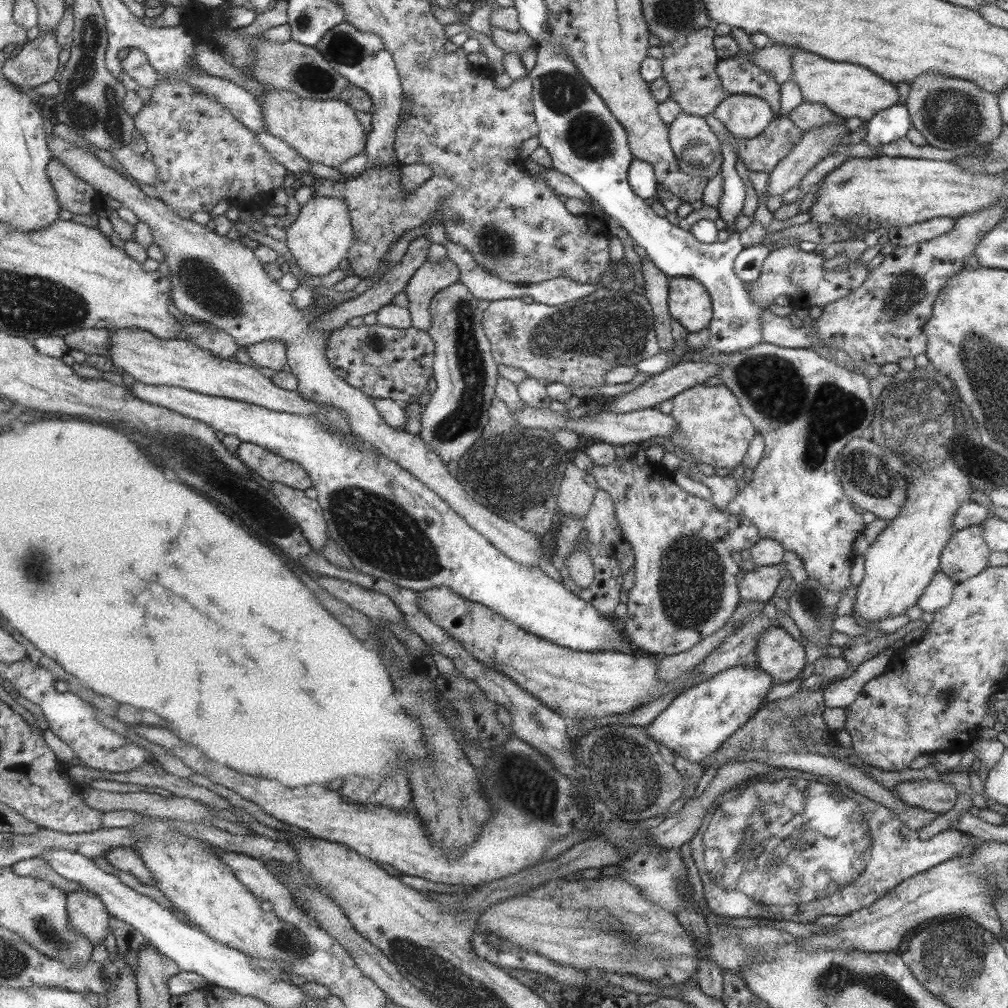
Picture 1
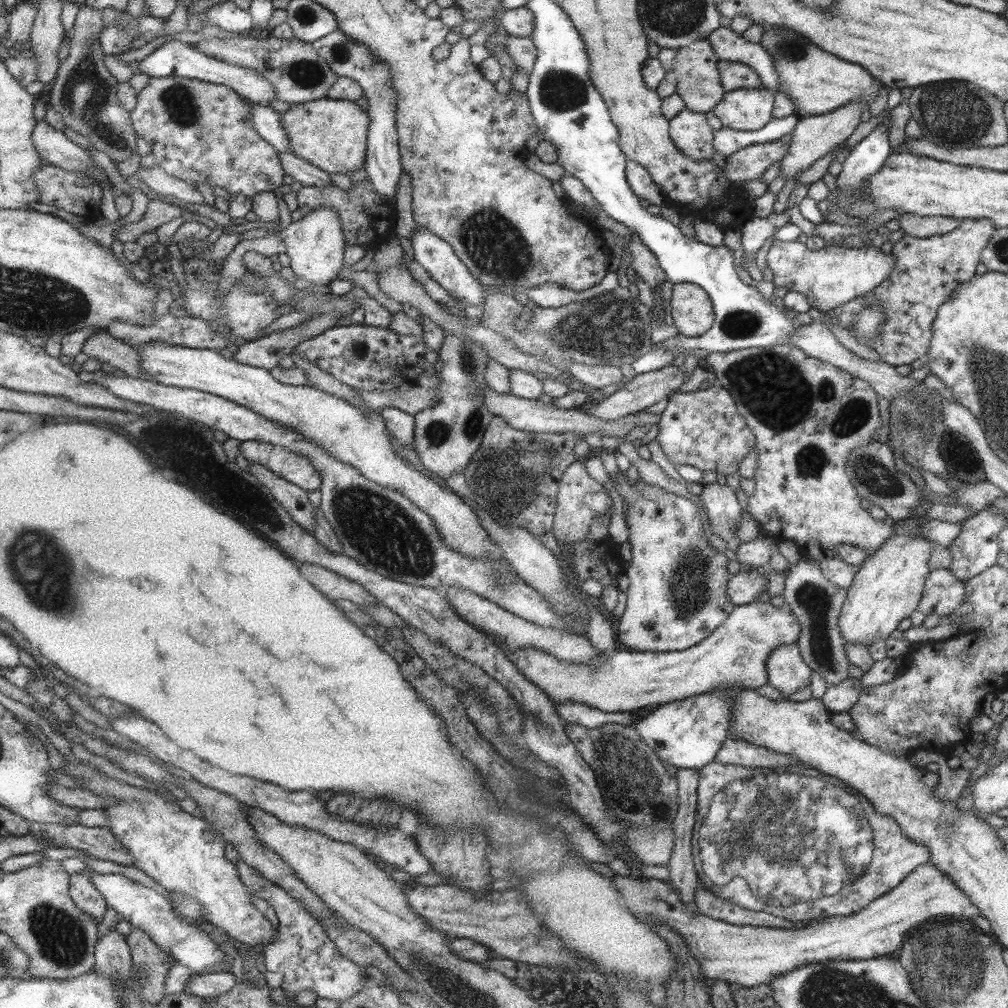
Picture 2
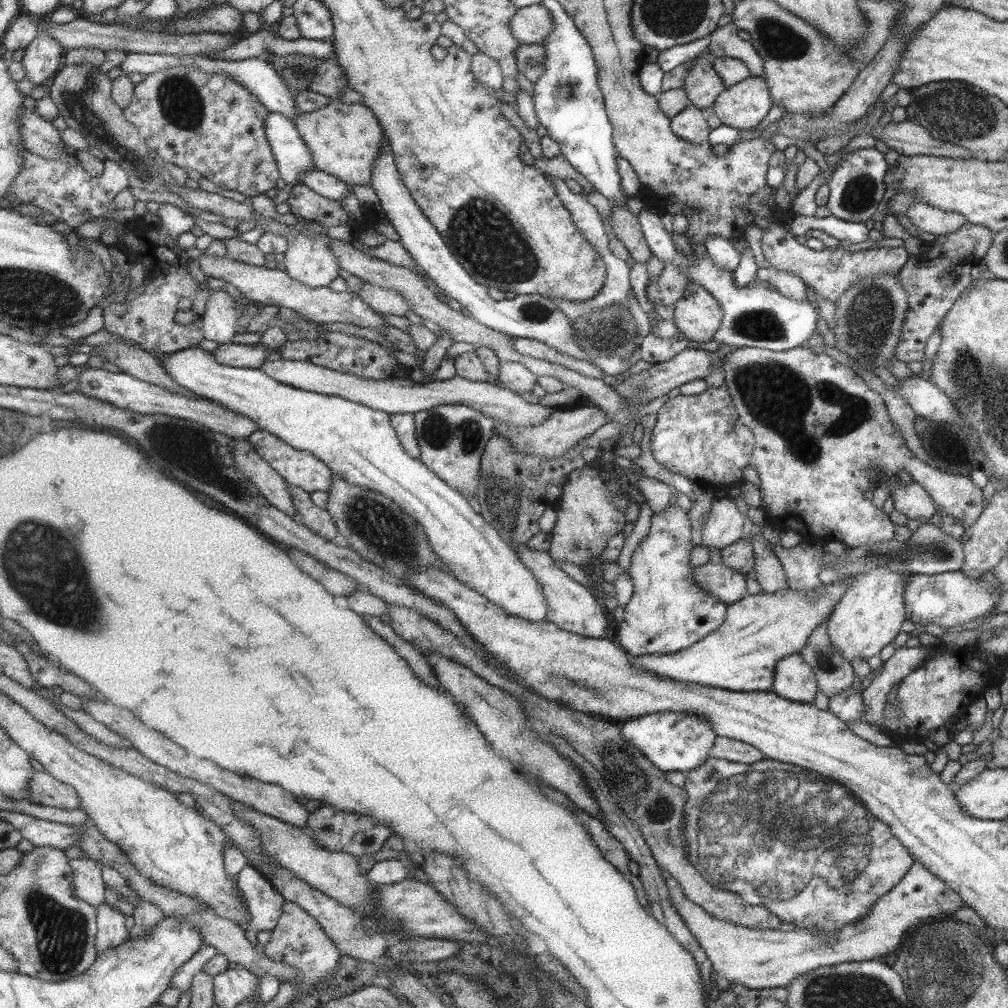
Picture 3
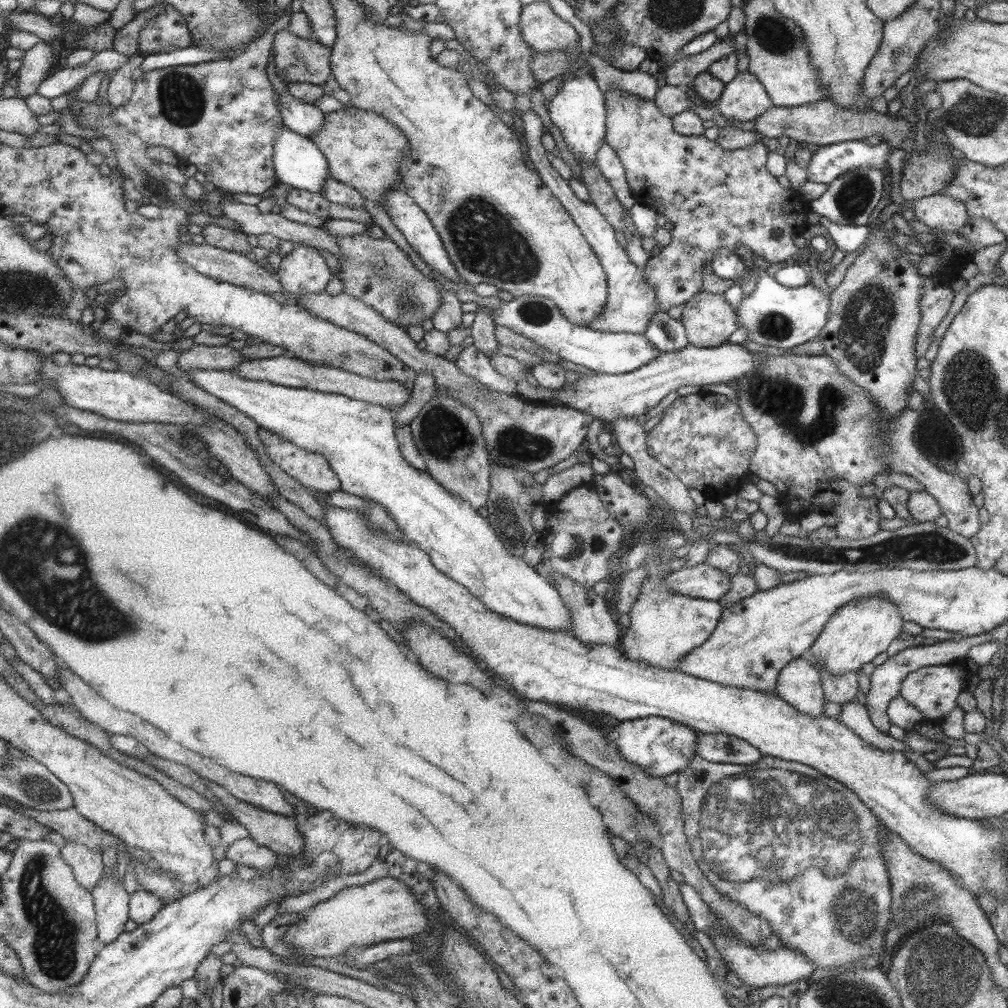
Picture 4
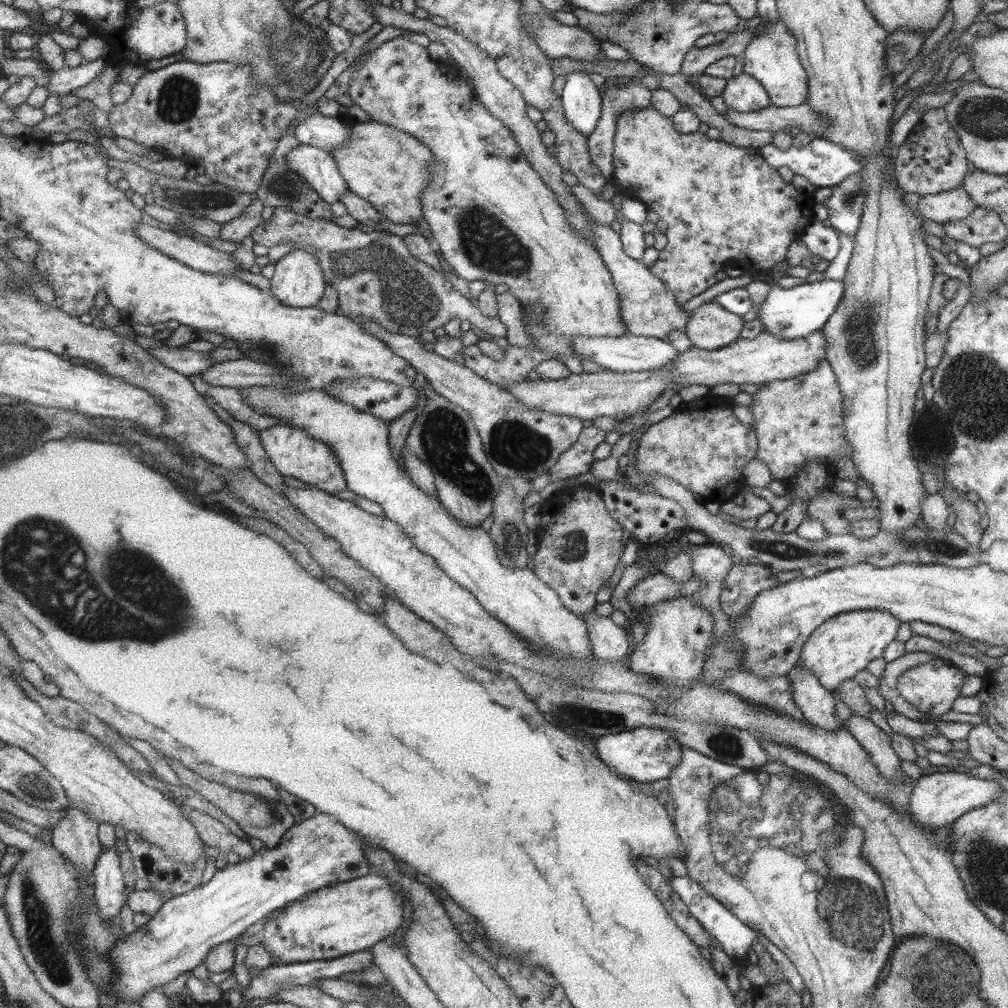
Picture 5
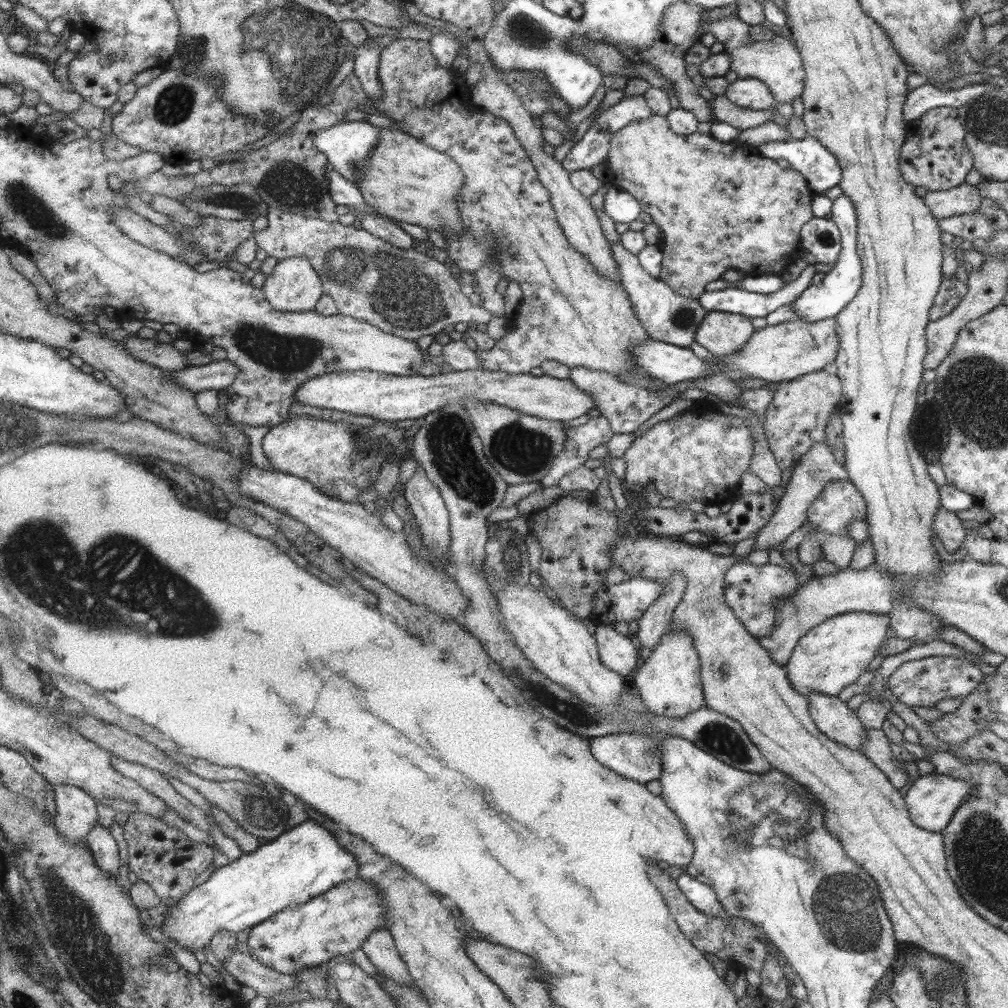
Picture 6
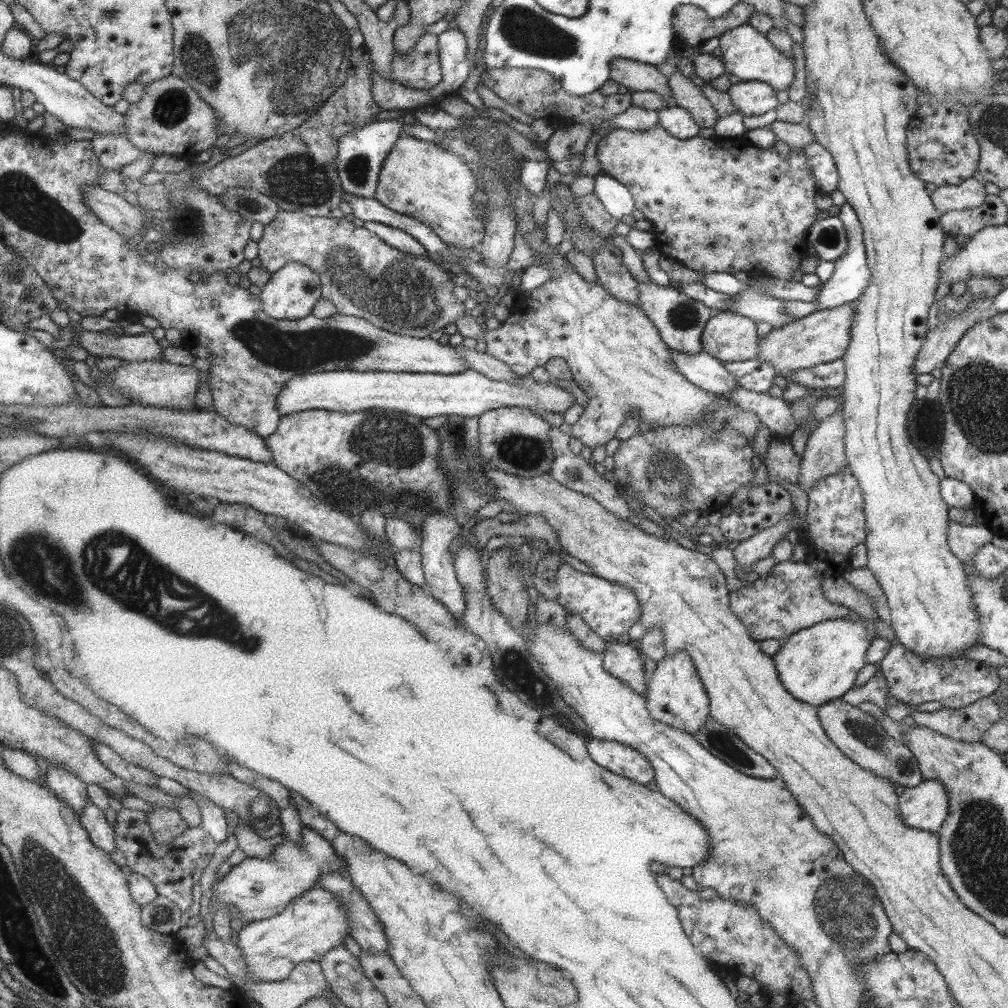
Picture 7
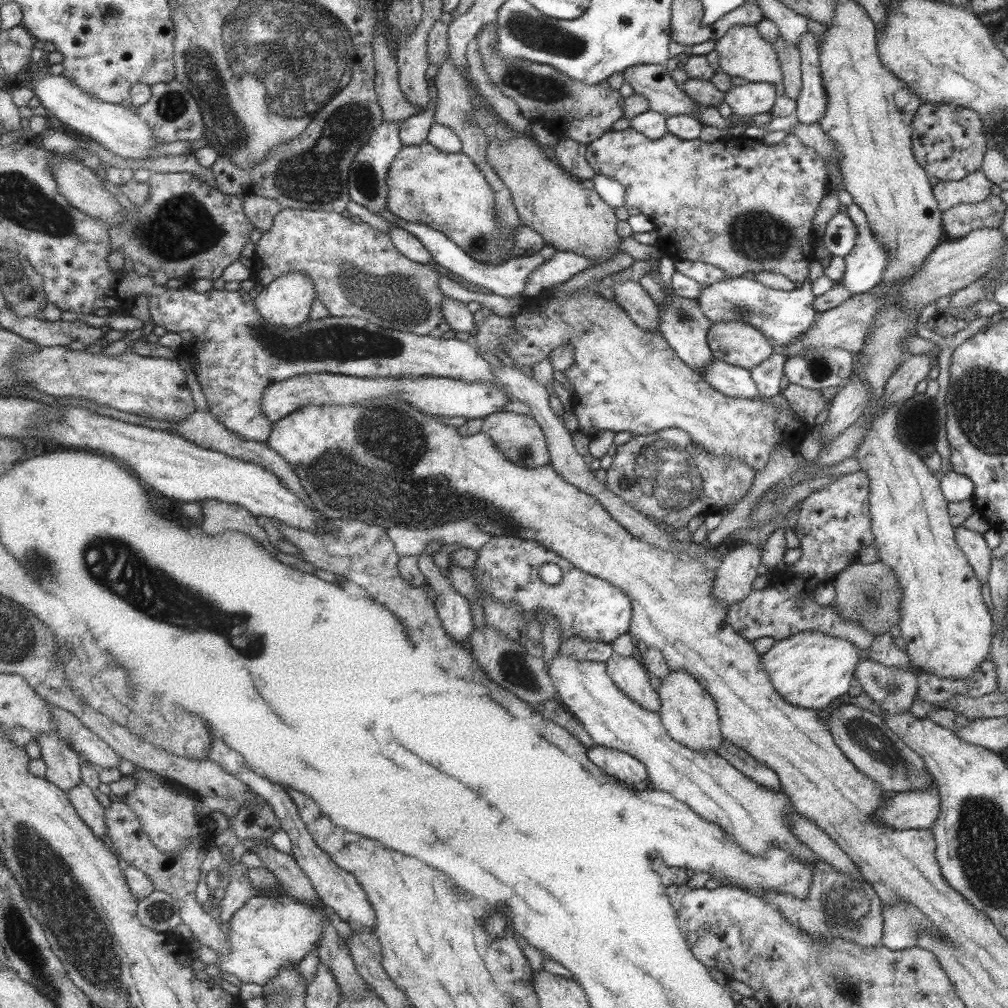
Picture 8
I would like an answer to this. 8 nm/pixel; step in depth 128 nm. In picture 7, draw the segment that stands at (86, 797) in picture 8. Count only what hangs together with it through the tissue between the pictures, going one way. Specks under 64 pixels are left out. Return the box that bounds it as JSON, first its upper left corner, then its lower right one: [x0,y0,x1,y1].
[80,801,118,854]

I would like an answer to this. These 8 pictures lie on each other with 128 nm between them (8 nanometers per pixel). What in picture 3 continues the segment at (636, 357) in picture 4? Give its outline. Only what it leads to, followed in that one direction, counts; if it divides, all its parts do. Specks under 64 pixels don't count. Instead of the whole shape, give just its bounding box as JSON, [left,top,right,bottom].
[370,136,627,376]

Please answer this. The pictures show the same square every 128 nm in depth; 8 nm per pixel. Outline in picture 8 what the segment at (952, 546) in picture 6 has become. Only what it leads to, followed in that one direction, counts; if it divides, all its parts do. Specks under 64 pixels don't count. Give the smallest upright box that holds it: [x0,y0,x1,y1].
[954,526,992,584]

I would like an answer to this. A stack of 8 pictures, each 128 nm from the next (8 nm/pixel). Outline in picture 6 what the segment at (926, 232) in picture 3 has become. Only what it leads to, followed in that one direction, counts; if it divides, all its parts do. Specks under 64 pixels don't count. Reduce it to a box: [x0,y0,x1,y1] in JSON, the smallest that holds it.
[923,183,981,220]

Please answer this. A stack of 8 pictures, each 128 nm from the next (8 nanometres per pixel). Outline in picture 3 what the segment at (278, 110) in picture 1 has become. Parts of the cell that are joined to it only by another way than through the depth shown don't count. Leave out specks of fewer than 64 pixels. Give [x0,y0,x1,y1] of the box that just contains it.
[293,100,384,187]

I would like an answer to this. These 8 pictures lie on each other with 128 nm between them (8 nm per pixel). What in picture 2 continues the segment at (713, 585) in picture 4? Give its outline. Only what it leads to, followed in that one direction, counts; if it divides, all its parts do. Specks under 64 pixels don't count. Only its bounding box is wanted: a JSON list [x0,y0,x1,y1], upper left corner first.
[727,569,767,605]

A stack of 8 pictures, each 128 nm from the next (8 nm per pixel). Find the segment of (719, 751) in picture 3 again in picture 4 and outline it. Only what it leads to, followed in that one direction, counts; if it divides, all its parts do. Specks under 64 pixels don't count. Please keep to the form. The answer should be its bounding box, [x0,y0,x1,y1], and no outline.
[698,733,762,765]

